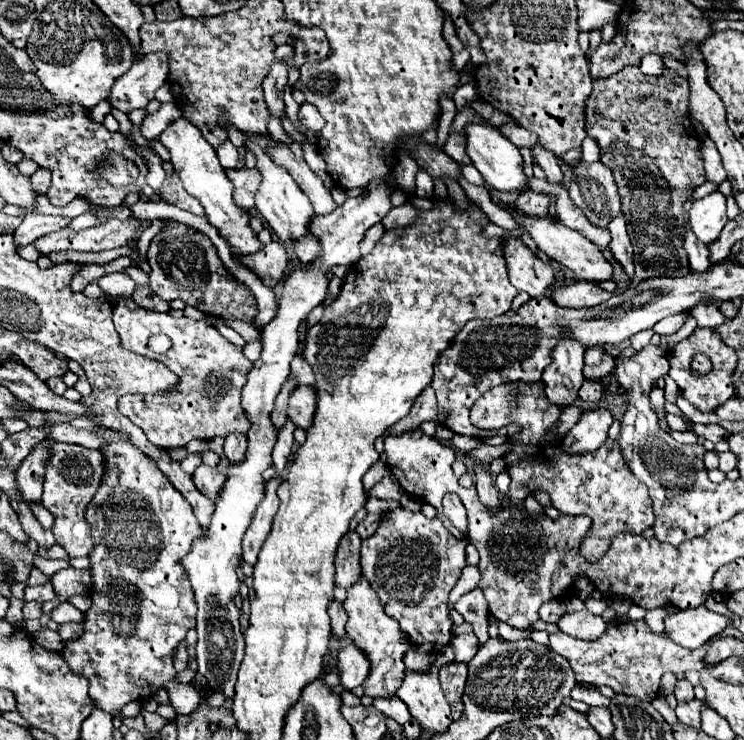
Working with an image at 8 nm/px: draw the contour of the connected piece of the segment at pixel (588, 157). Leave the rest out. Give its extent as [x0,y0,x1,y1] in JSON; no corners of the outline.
[581,137,599,161]

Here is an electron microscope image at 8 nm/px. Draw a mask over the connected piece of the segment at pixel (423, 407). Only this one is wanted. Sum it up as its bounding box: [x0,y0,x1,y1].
[389,387,439,435]

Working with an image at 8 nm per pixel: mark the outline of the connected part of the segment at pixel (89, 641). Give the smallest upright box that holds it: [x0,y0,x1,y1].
[61,423,203,715]

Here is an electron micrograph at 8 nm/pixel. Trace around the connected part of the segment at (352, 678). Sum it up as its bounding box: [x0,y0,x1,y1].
[337,645,369,691]

